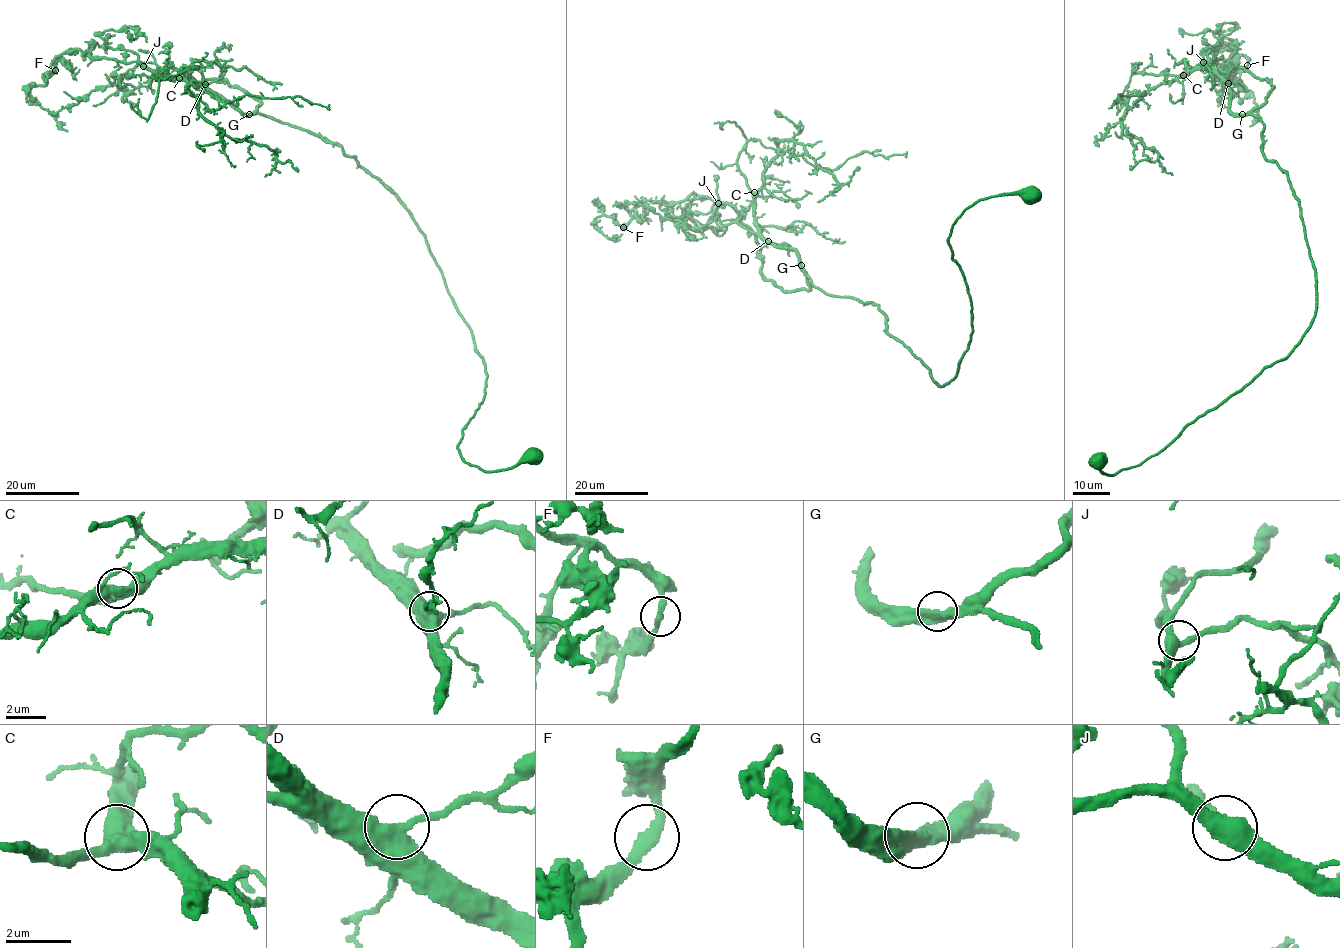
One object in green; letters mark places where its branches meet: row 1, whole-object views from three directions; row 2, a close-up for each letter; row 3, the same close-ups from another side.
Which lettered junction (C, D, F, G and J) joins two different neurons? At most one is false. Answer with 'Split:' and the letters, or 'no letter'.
Split: no letter

